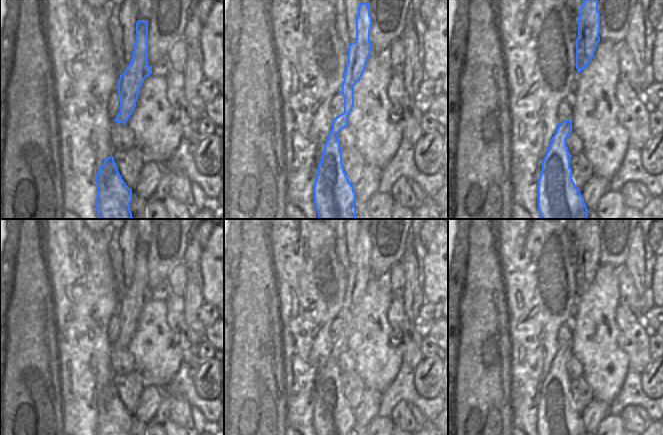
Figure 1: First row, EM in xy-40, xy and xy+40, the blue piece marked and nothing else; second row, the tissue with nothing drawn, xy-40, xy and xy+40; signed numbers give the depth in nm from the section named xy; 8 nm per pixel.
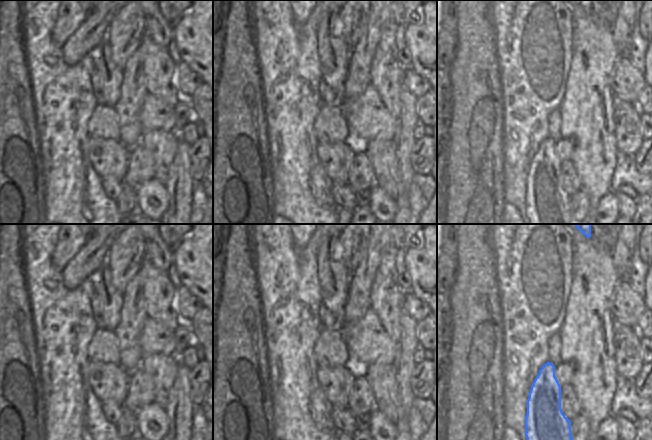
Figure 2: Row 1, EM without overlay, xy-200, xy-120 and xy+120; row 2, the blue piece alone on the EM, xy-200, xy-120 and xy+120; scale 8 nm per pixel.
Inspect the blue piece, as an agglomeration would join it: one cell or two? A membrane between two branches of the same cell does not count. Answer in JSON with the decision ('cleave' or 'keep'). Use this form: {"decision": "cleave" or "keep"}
{"decision": "keep"}

